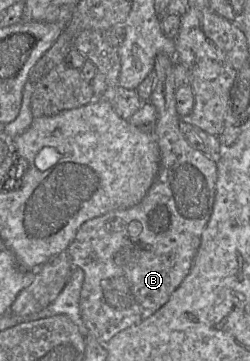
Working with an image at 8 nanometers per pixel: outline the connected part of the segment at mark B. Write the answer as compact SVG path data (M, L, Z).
M174 72L169 74L161 74L161 76L156 76L154 83L153 92L150 98L150 102L155 106L157 111L157 121L153 129L153 135L156 139L157 145L160 151L160 164L159 170L155 181L148 190L145 197L141 202L133 207L127 209L119 209L110 211L99 217L95 217L87 222L85 222L77 231L77 234L67 249L74 268L81 268L84 271L84 283L80 295L80 313L85 327L88 329L98 341L106 344L119 332L139 324L152 314L154 314L160 307L162 307L170 298L171 294L179 287L184 278L190 272L193 261L201 244L201 237L206 225L210 219L215 193L216 193L216 183L218 178L217 170L217 158L210 158L200 152L199 150L193 148L181 131L181 119L176 111L176 100L175 100L175 81Z

